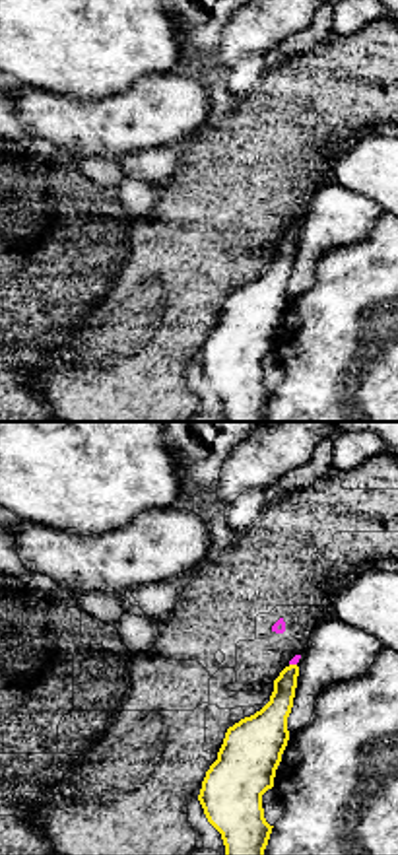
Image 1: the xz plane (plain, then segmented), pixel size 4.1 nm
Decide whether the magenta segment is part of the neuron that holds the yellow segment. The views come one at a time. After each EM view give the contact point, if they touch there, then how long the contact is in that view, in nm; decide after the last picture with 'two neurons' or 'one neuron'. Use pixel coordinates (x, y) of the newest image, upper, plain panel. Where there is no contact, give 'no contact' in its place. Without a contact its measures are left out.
(294, 230) | 30 nm

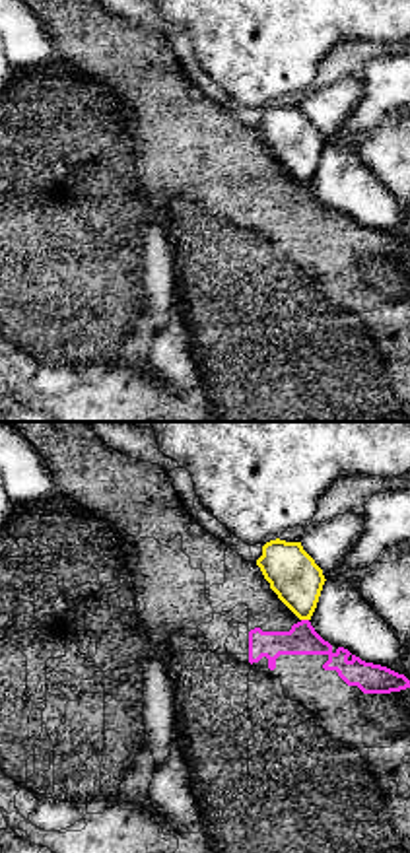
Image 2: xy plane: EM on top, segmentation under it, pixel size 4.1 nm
(306, 183) | 30 nm

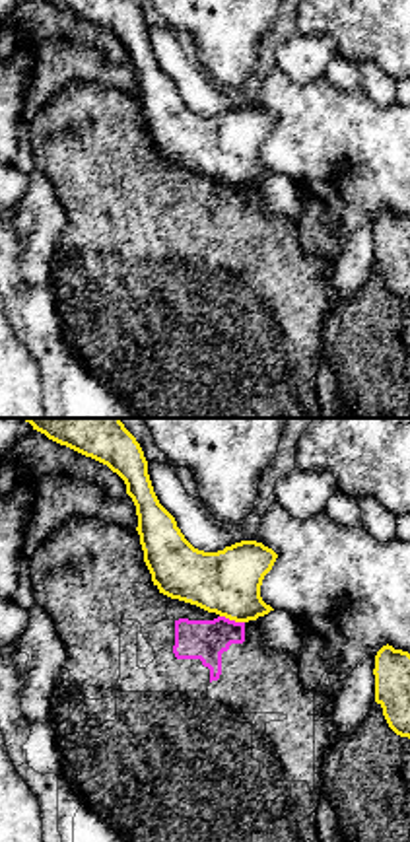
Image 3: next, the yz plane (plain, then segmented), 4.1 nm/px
(232, 183) | 110 nm

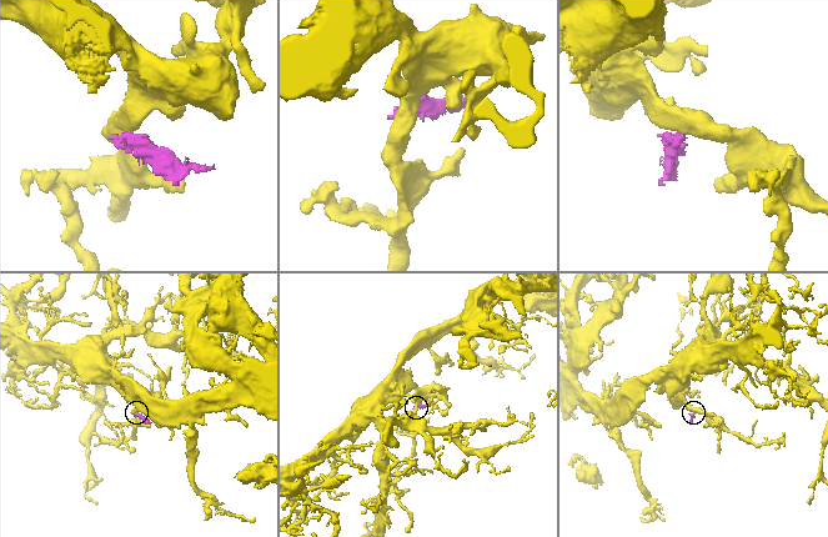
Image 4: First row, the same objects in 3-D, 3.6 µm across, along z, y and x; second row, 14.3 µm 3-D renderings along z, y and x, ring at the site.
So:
two neurons

